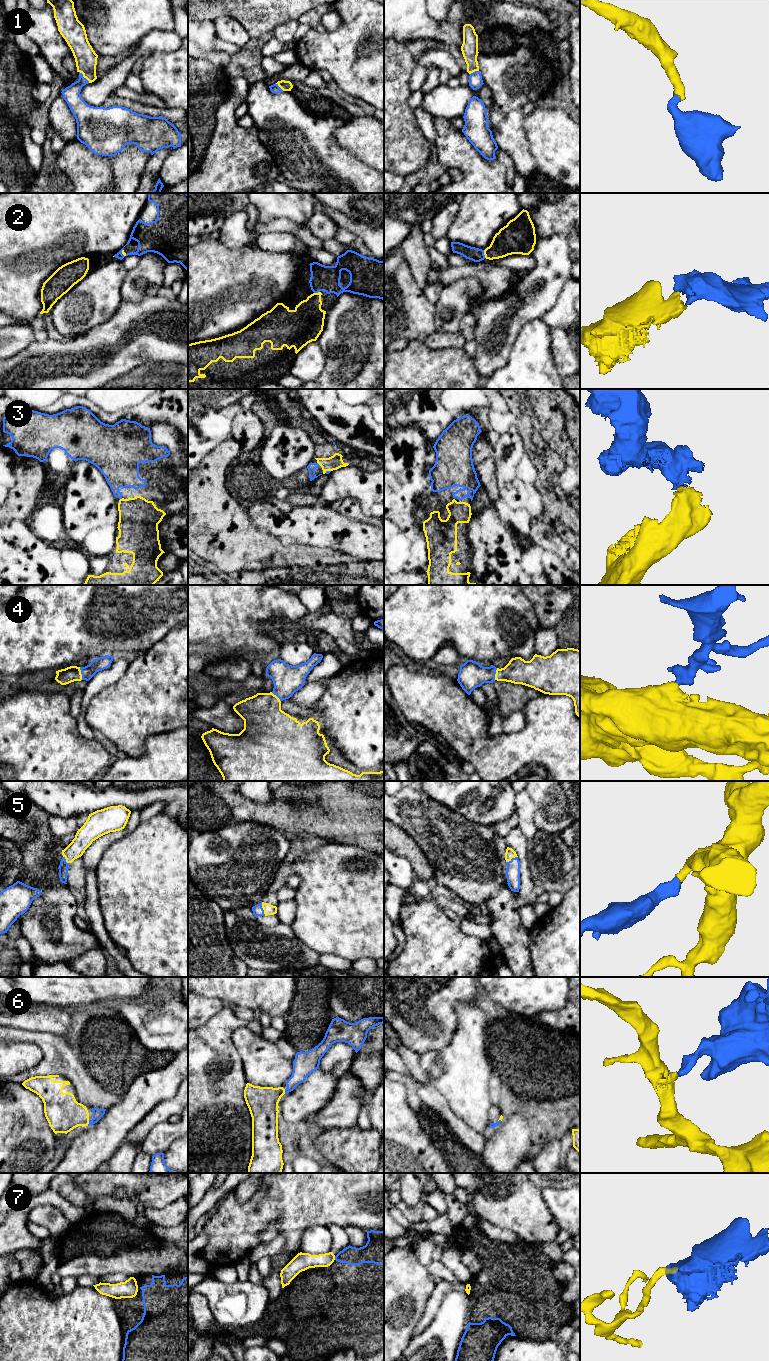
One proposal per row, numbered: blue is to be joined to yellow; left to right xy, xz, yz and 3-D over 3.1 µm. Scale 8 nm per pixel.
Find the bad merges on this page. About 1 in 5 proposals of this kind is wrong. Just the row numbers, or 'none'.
7

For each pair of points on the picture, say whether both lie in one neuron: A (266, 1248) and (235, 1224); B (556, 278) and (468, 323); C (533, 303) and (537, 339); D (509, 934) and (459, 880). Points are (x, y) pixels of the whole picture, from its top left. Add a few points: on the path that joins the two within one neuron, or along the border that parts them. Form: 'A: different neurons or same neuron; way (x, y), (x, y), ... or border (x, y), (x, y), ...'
A: different neurons; border (260, 1243), (248, 1255)
B: different neurons; border (475, 313), (475, 337), (473, 339)
C: different neurons; border (541, 317), (530, 320), (518, 334)
D: same neuron; way (505, 916), (500, 904), (477, 881)

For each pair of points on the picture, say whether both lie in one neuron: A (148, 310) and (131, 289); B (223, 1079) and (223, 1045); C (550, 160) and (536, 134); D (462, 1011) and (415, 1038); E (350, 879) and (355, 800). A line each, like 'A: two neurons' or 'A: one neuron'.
A: two neurons
B: one neuron
C: one neuron
D: two neurons
E: two neurons

